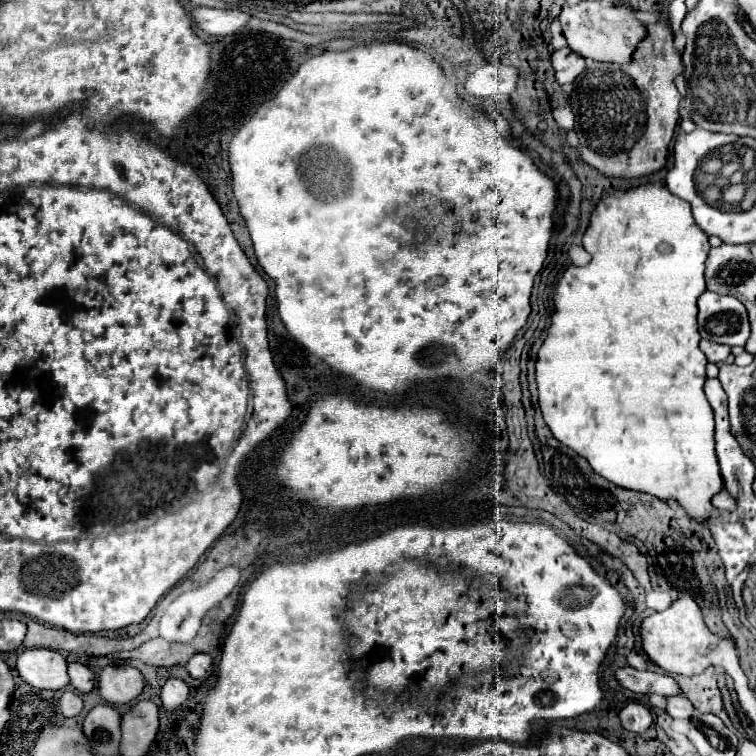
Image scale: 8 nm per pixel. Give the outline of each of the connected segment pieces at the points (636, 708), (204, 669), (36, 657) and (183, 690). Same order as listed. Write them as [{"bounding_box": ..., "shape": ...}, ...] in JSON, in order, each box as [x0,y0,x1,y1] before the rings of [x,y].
[{"bounding_box":[619,701,653,733],"shape":[[[633,701],[629,705],[625,705],[619,713],[621,717],[621,723],[627,731],[633,731],[633,733],[643,733],[649,729],[649,725],[653,723],[653,715],[651,711],[639,703],[639,701]]]},{"bounding_box":[187,653,211,679],"shape":[[[195,653],[189,661],[187,661],[187,671],[191,677],[195,679],[207,679],[211,673],[211,655],[207,653]]]},{"bounding_box":[17,649,69,689],"shape":[[[23,649],[17,657],[19,675],[35,689],[63,689],[69,685],[67,661],[53,649]]]},{"bounding_box":[161,679,189,711],"shape":[[[167,679],[167,683],[161,689],[161,703],[167,711],[175,711],[179,709],[189,697],[189,687],[185,681],[181,679]]]}]

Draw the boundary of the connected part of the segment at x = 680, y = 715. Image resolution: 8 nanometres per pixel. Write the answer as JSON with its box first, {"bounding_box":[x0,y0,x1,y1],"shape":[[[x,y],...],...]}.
{"bounding_box":[667,695,695,719],"shape":[[[683,695],[669,697],[667,699],[667,713],[675,719],[691,719],[695,713],[695,707]]]}

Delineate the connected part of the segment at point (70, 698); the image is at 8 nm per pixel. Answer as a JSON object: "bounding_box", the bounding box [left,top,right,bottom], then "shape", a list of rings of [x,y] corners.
{"bounding_box":[59,691,83,717],"shape":[[[65,691],[61,695],[61,699],[59,699],[59,705],[61,705],[61,711],[63,711],[65,717],[77,717],[81,713],[81,709],[83,709],[81,697],[77,693],[73,693],[73,691]]]}

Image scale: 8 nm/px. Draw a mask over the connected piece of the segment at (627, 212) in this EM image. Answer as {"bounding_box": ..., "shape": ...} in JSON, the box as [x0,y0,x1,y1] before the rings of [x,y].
{"bounding_box":[537,183,723,525],"shape":[[[647,183],[639,185],[631,191],[609,191],[599,205],[595,207],[591,215],[591,223],[583,235],[583,247],[585,251],[591,253],[591,263],[587,267],[569,267],[557,289],[555,289],[555,313],[551,317],[551,327],[549,335],[543,341],[537,357],[537,389],[539,389],[539,407],[543,413],[543,419],[551,433],[577,451],[581,457],[589,461],[593,471],[607,481],[641,491],[641,493],[651,493],[659,499],[669,499],[673,495],[685,511],[697,521],[707,525],[713,505],[711,497],[723,489],[723,479],[719,473],[719,463],[715,455],[715,423],[713,423],[713,413],[711,405],[705,399],[703,393],[703,383],[707,379],[705,375],[705,365],[707,357],[699,349],[699,331],[697,331],[697,297],[705,291],[705,279],[703,279],[703,269],[705,269],[705,259],[711,249],[707,235],[695,225],[691,217],[691,207],[683,203],[679,197],[671,195],[663,183]]]}

